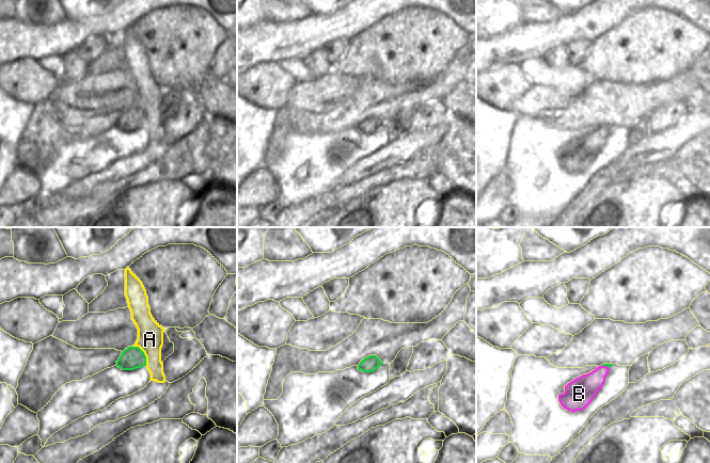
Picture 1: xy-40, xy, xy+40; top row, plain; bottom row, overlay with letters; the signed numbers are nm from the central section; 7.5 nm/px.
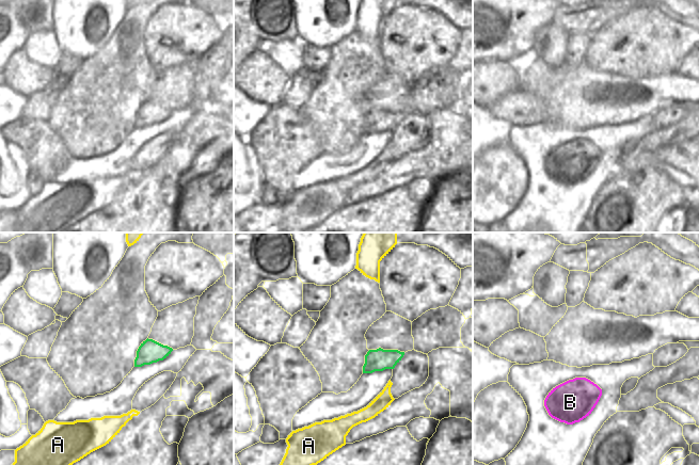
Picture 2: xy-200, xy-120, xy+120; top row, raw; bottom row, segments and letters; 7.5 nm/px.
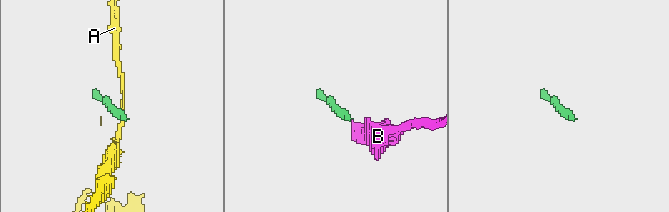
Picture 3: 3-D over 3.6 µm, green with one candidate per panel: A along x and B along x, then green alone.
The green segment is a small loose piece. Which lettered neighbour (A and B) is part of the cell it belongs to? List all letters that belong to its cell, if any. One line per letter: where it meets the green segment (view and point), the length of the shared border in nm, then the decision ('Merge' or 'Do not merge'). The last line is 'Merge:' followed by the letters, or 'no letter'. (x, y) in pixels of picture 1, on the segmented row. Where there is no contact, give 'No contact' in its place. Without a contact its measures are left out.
A: Touches green at xy-40 (143, 353). Shared border 190 nm. Do not merge
B: Touches green at xy+40 (605, 365). Shared border 70 nm. Merge
Merge: B

